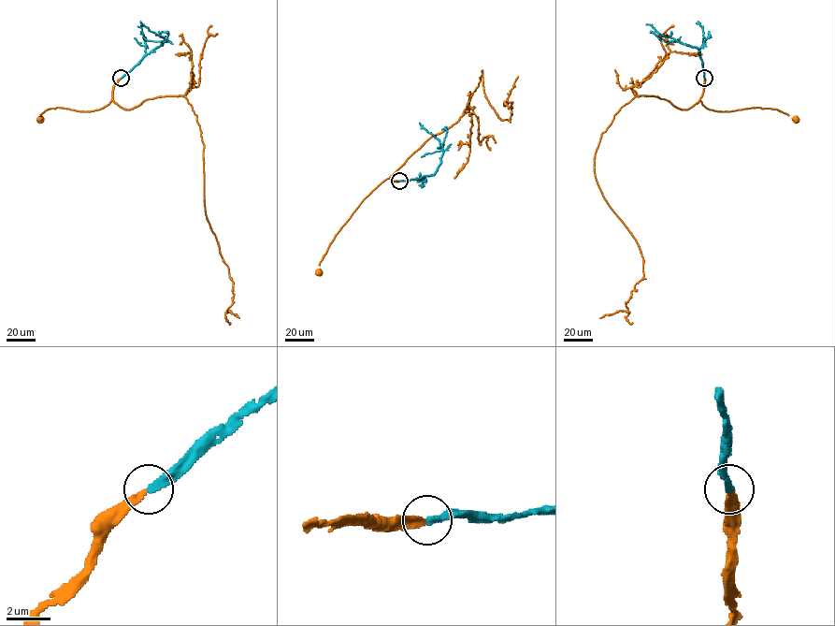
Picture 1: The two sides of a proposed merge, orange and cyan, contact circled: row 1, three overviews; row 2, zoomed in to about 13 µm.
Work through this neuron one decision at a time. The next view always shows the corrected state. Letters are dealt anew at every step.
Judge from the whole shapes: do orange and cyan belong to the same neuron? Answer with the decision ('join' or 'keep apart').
join

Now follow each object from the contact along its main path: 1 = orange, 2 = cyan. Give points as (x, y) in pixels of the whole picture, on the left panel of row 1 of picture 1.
1: (121, 78), (113, 86), (112, 100), (101, 109), (79, 111), (50, 108), (40, 114), (40, 120)
2: (121, 78), (164, 42), (162, 36), (140, 24)

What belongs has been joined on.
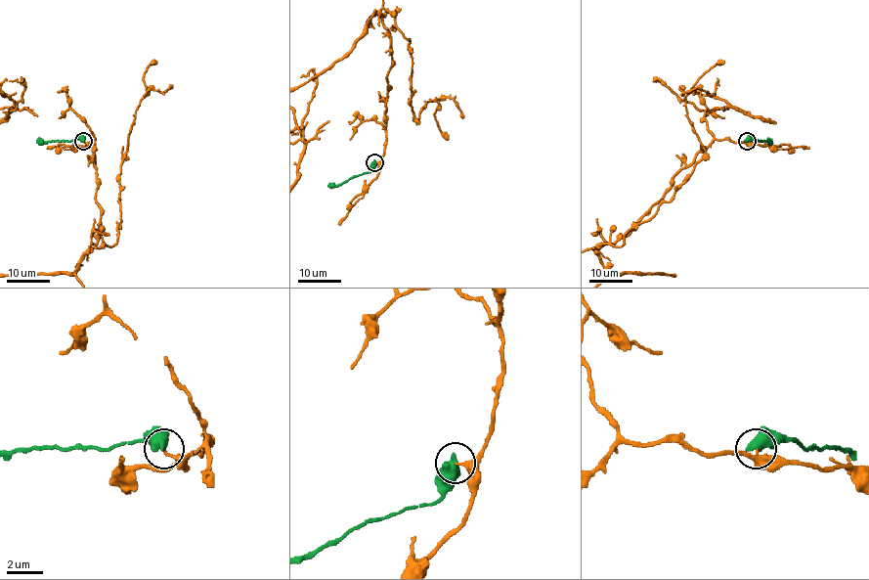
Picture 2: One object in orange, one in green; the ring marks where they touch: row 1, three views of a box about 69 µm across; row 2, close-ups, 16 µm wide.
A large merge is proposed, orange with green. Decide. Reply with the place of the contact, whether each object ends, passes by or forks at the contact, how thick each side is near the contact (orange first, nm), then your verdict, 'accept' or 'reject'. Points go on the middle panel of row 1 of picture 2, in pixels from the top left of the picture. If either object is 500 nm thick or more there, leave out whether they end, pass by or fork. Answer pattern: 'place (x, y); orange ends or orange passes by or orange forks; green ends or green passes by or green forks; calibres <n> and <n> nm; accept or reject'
place (374, 162); calibres 180 and 650 nm; reject

